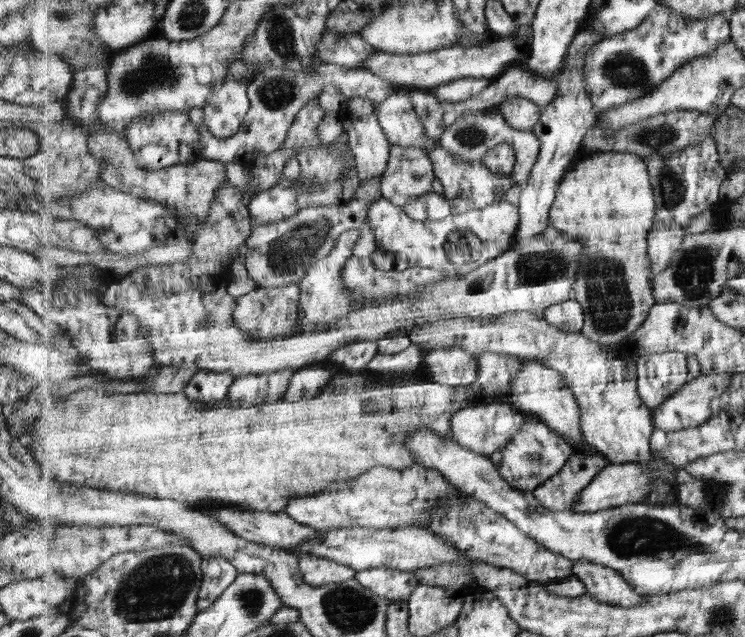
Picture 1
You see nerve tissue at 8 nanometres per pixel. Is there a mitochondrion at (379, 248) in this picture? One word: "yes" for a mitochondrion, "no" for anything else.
no

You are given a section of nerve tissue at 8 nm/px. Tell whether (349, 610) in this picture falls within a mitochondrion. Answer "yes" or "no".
yes

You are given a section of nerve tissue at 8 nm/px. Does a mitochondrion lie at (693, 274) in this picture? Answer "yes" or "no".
yes

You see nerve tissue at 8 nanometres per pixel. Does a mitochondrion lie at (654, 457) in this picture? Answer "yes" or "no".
no

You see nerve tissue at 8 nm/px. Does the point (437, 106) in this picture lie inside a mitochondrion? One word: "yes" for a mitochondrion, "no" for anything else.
no

